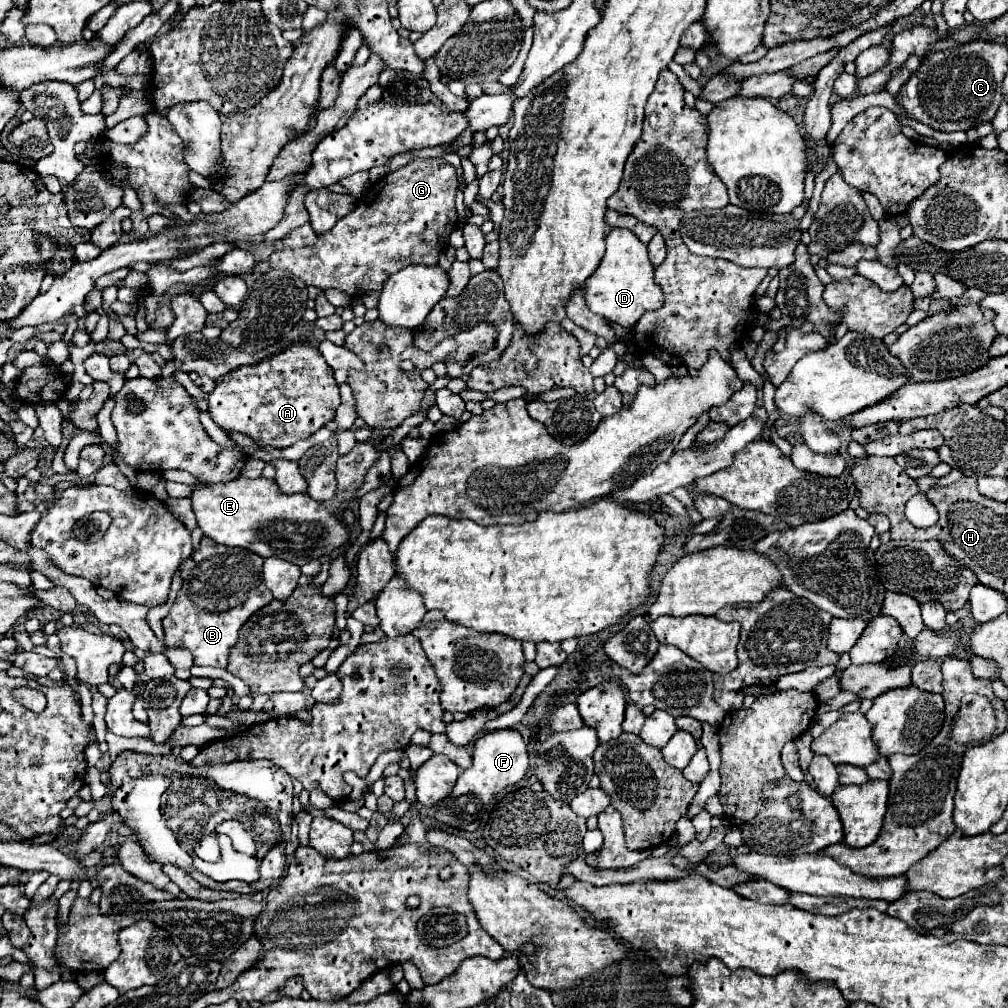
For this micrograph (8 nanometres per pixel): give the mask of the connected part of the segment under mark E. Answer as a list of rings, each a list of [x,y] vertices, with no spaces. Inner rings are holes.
[[[245,478],[223,484],[197,484],[189,496],[197,524],[205,536],[225,546],[247,548],[263,558],[277,556],[297,566],[309,560],[325,560],[335,548],[347,542],[349,528],[343,520],[329,512],[321,502],[311,500],[307,494],[283,494],[275,480]]]

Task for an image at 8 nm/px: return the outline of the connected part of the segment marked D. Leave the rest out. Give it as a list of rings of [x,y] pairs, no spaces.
[[[613,228],[607,234],[605,258],[589,280],[585,280],[581,290],[591,312],[613,320],[627,330],[633,328],[643,312],[657,310],[663,304],[663,292],[653,280],[653,266],[647,258],[647,246],[643,246],[641,240],[625,228]]]

